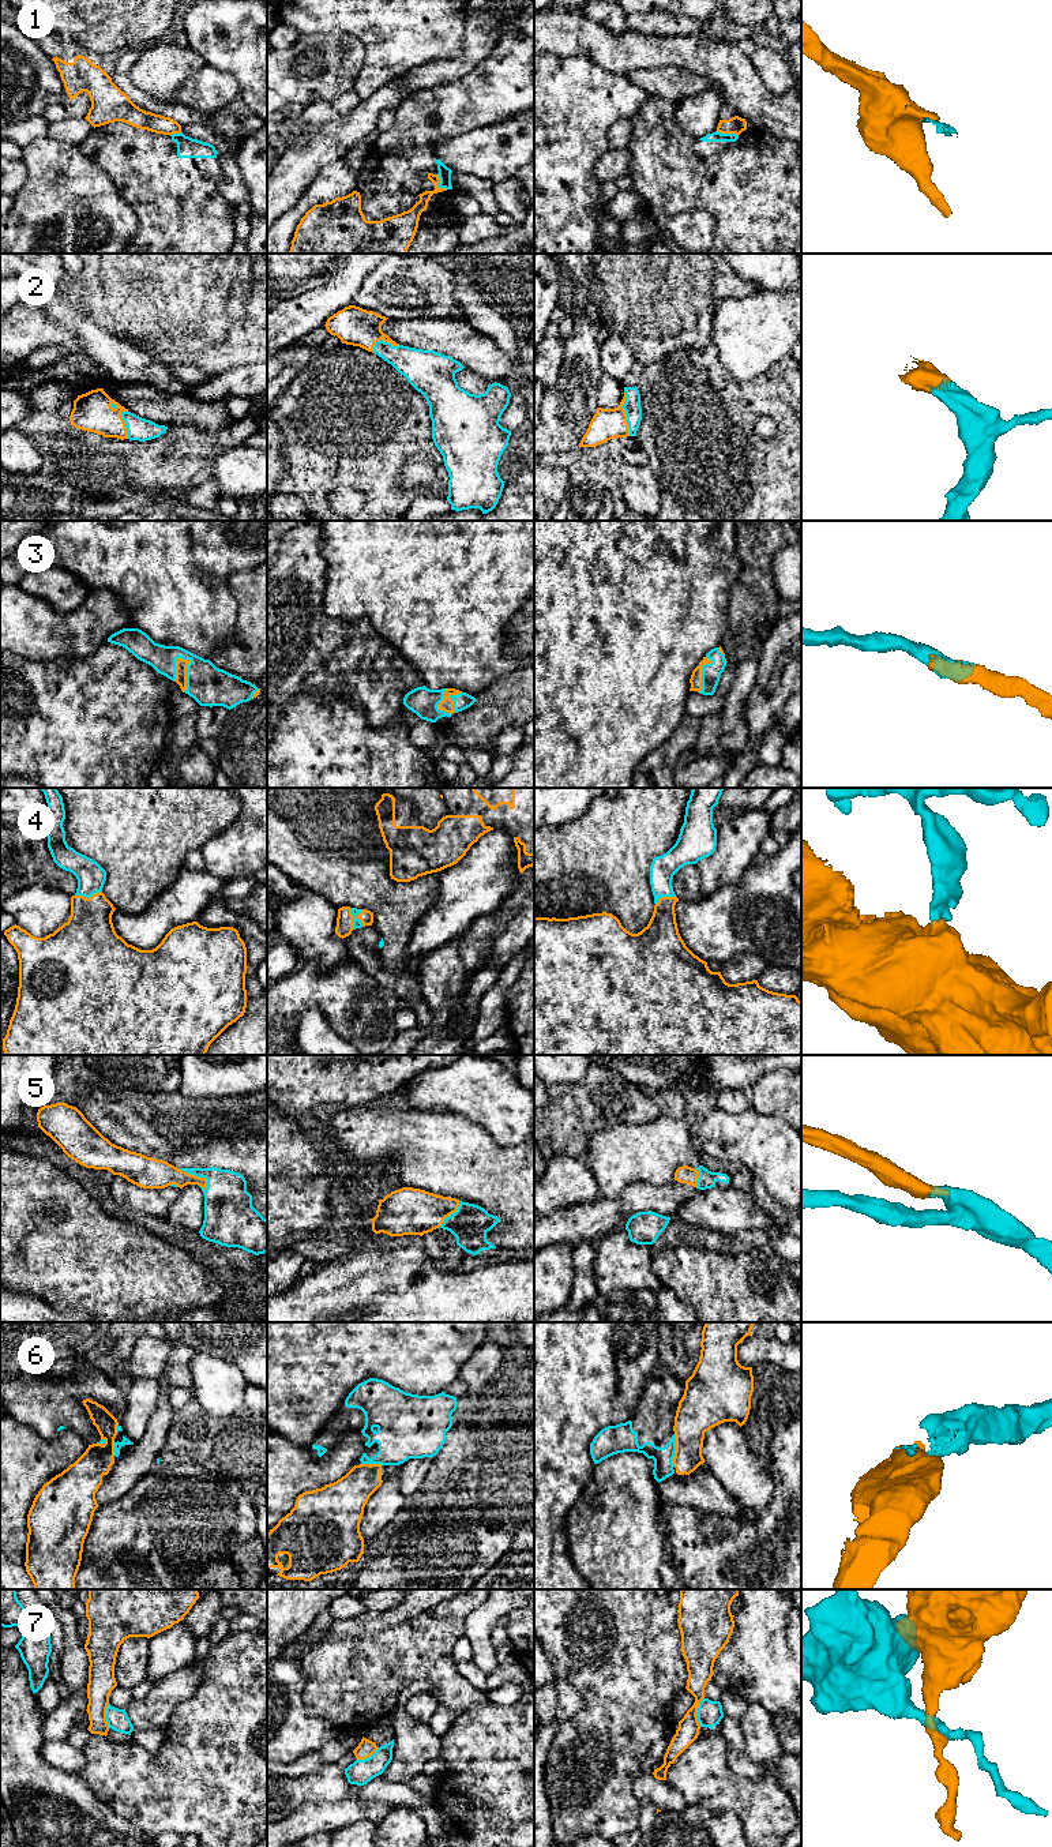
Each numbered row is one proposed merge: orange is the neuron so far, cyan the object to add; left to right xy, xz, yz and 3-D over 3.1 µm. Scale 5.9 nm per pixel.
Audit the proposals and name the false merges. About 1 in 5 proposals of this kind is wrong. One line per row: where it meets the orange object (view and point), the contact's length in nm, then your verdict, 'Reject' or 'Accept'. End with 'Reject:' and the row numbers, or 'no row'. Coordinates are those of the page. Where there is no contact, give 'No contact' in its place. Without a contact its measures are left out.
1: Touches orange at xz (438, 183). Shared border 120 nm. Reject
2: Touches orange at yz (624, 413). Shared border 260 nm. Accept
3: Touches orange at xy (186, 671). Shared border 220 nm. Accept
4: Touches orange at xy (87, 898). Shared border 160 nm. Accept
5: Touches orange at xy (196, 1177). Shared border 220 nm. Accept
6: Touches orange at yz (676, 1451). Shared border 190 nm. Reject
7: Touches orange at yz (697, 1712). Shared border 180 nm. Reject
Reject: 1, 6, 7

